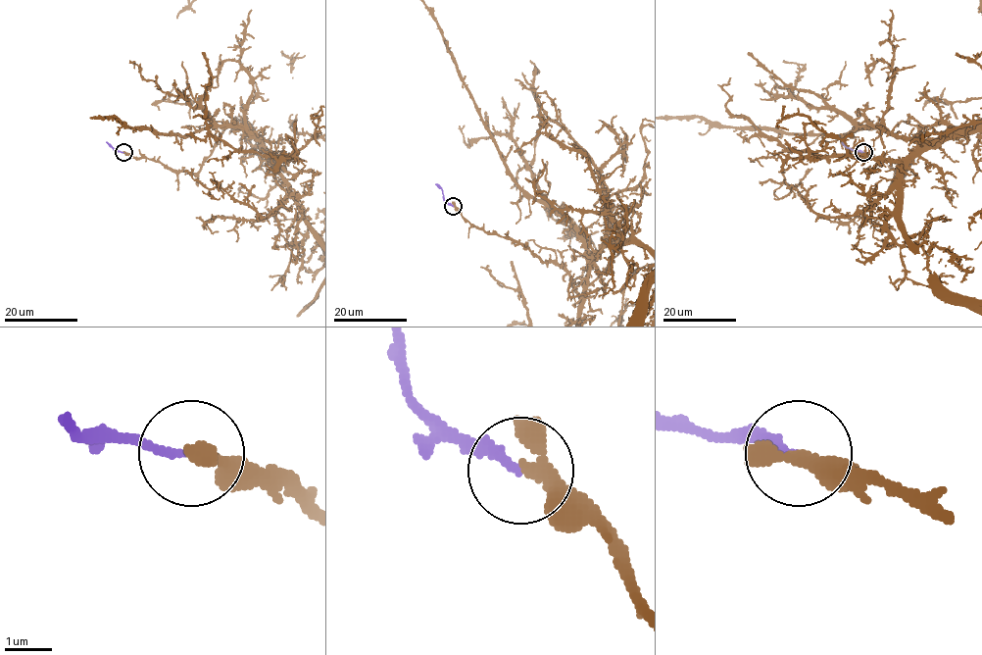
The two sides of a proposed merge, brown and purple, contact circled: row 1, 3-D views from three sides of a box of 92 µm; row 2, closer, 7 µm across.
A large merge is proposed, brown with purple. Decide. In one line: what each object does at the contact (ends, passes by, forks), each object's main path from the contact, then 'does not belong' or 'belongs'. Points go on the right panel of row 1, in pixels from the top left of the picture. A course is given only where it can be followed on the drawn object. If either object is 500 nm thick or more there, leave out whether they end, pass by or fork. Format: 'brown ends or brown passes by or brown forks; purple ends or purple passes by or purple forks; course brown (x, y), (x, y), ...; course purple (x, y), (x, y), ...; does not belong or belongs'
brown passes by; purple ends; course purple (862, 152), (847, 148), (841, 142); belongs

